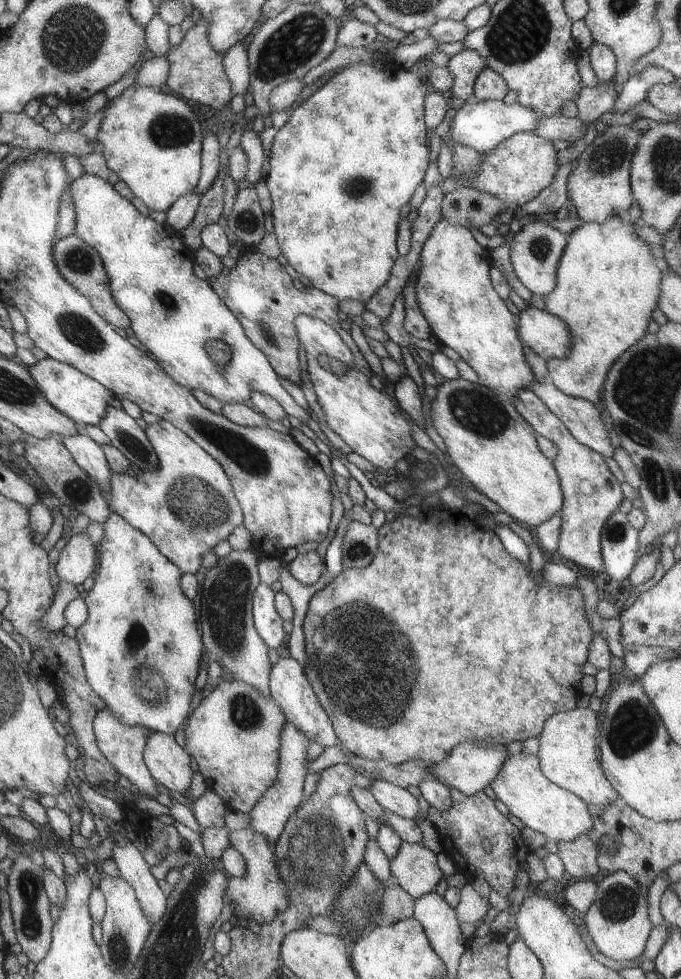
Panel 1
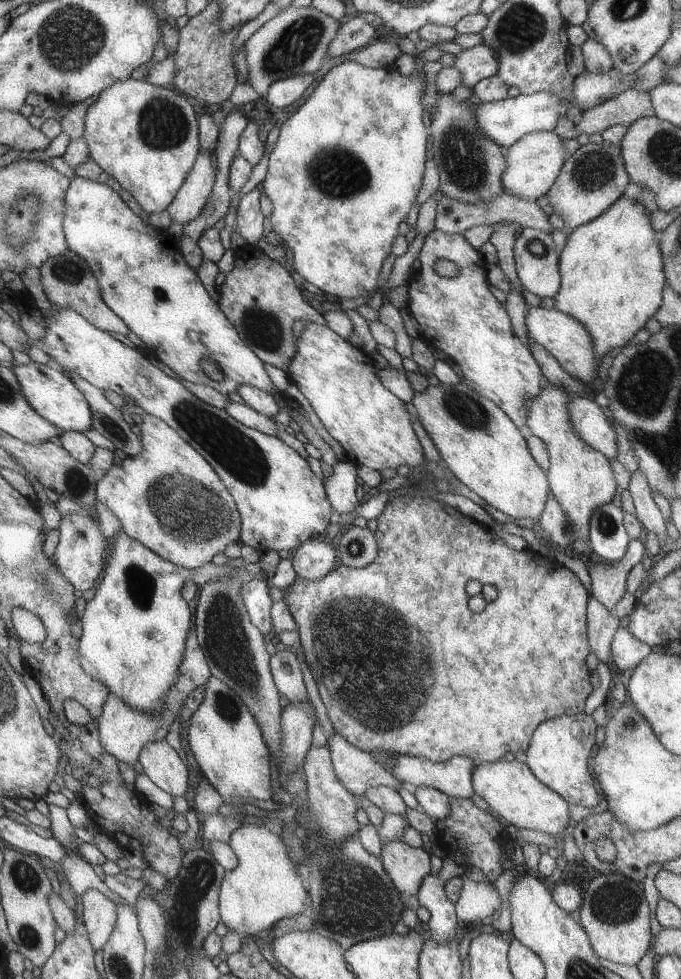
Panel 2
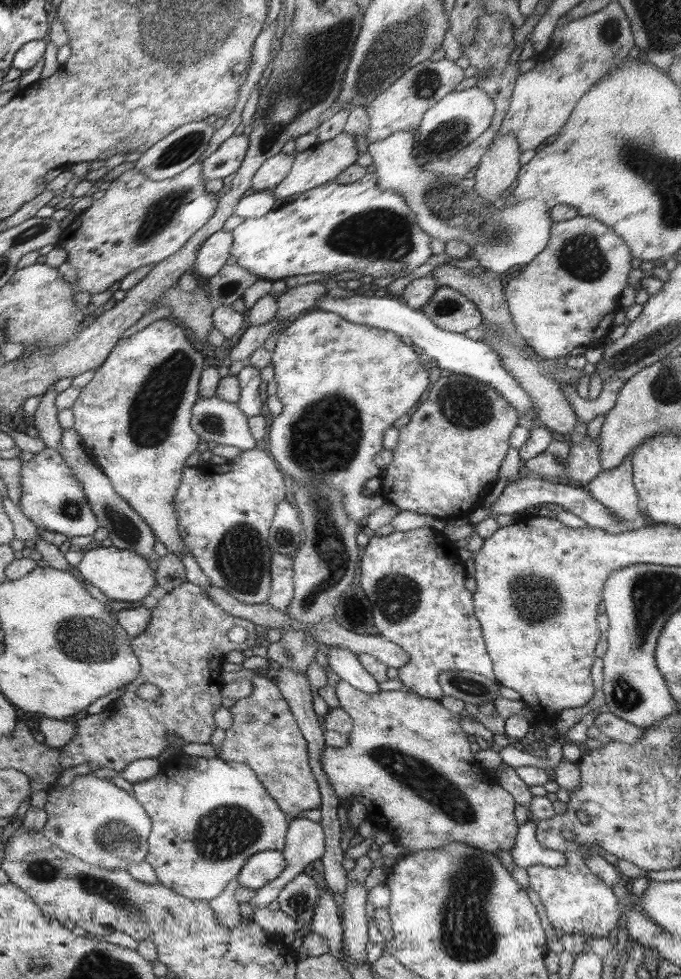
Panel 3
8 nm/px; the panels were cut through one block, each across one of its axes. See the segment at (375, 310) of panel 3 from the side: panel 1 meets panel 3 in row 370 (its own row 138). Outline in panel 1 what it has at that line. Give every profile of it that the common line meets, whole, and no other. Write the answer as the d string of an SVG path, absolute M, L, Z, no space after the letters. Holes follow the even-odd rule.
M467 101L458 104L457 113L452 122L450 137L446 144L449 148L456 145L468 145L486 154L513 134L533 132L538 126L541 115L536 109L516 101L508 104L504 101Z

